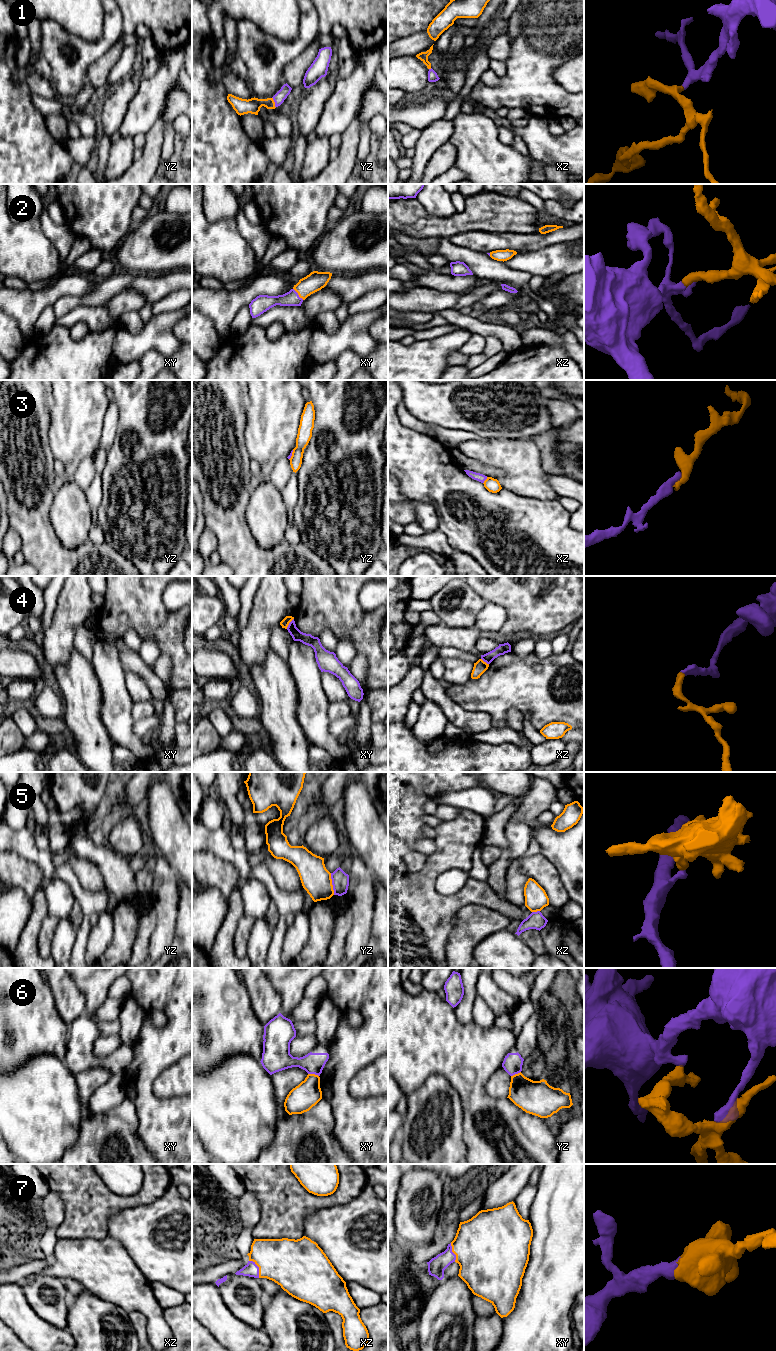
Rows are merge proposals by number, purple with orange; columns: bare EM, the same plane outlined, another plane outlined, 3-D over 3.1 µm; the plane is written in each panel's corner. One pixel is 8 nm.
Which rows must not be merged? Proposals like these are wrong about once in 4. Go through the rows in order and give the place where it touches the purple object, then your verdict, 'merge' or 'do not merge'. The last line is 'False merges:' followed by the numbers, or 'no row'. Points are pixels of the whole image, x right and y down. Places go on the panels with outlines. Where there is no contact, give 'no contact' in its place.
1: contact yz (274, 101); merge
2: contact xy (297, 294); merge
3: contact xz (485, 479); do not merge
4: contact xy (289, 623); do not merge
5: contact yz (332, 884); do not merge
6: contact xy (313, 1073); do not merge
7: contact xz (258, 1268); merge
False merges: 3, 4, 5, 6

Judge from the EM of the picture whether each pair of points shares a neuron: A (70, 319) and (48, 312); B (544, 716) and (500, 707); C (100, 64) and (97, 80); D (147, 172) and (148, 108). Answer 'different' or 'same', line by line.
A: different
B: same
C: same
D: different

